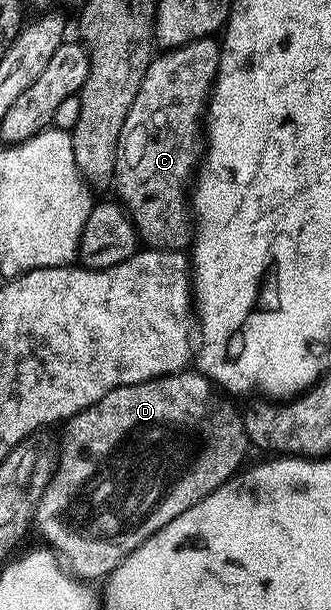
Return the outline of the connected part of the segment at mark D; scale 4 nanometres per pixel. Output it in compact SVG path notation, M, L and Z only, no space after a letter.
M179 372L165 374L162 378L153 378L140 384L116 388L112 392L108 392L108 396L104 396L104 400L84 408L84 412L69 419L64 426L66 431L60 434L58 464L54 467L54 475L44 492L44 496L38 501L36 530L38 526L43 540L46 541L43 543L57 551L68 563L69 569L74 572L90 570L97 562L102 561L106 561L107 567L110 568L121 564L137 546L144 544L144 540L148 540L153 534L160 532L160 528L164 528L164 524L172 524L172 520L176 520L176 516L188 512L188 508L192 508L192 504L196 504L201 498L211 494L217 486L222 486L229 478L238 473L243 465L242 460L246 456L248 439L243 415L229 401L233 402L229 397L223 396L217 389L212 388L210 379L204 377L203 374Z

